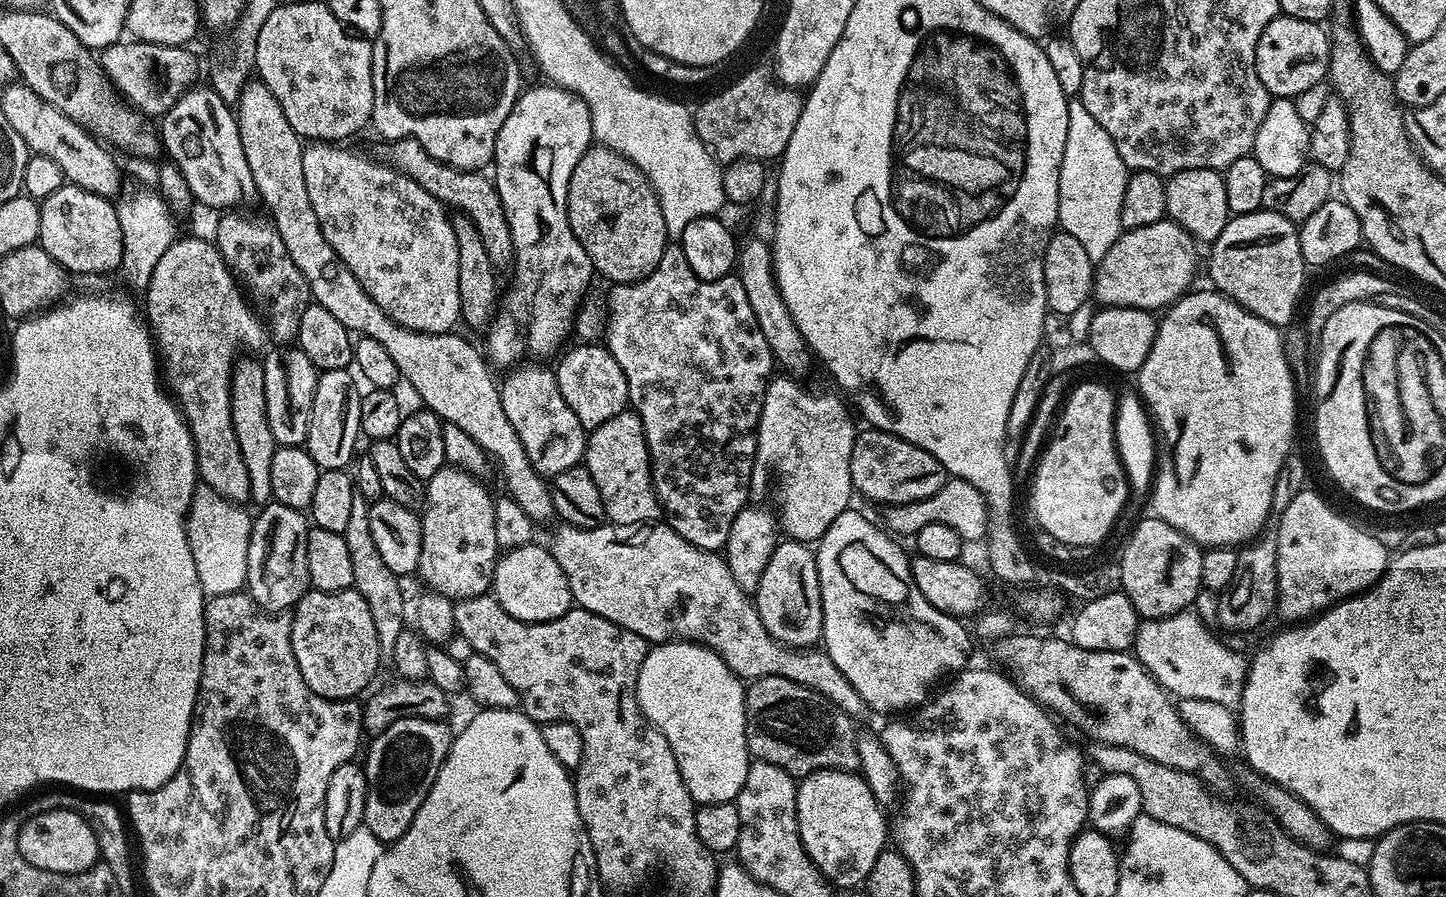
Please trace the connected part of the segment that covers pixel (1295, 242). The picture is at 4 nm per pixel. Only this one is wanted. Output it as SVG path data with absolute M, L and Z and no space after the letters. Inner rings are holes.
M1267 210L1232 216L1218 239L1211 241L1210 248L1212 257L1208 260L1208 272L1215 291L1266 322L1277 326L1291 322L1304 288L1306 271L1300 234L1293 221ZM1268 236L1276 236L1276 240L1268 240Z

